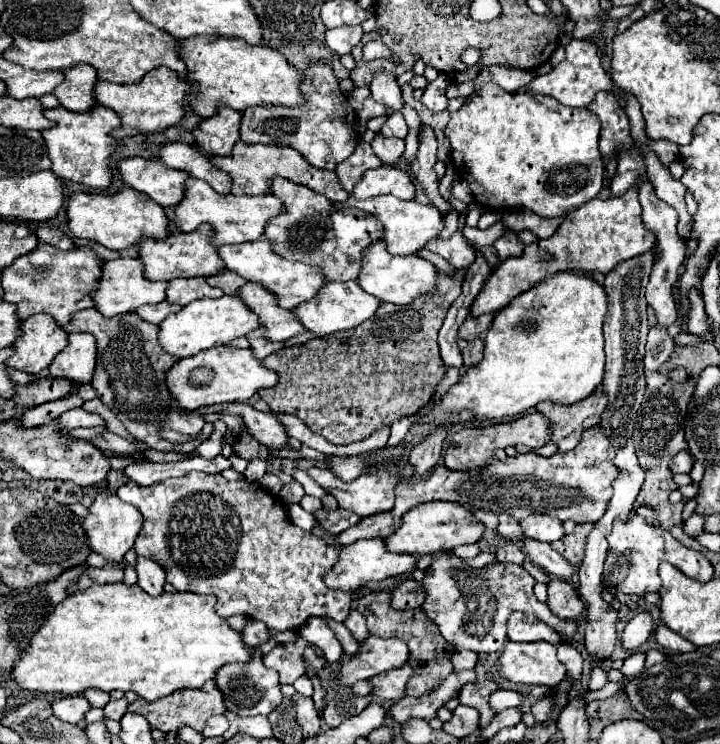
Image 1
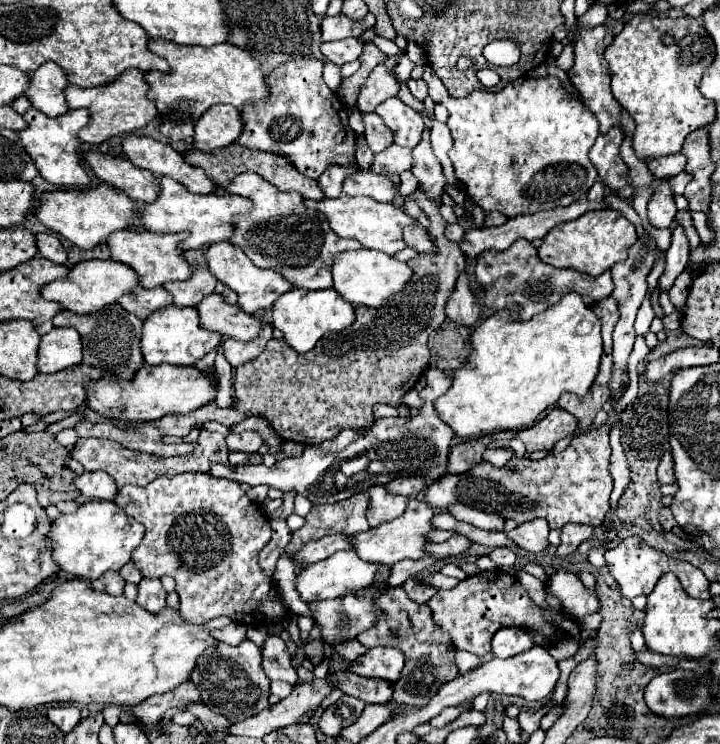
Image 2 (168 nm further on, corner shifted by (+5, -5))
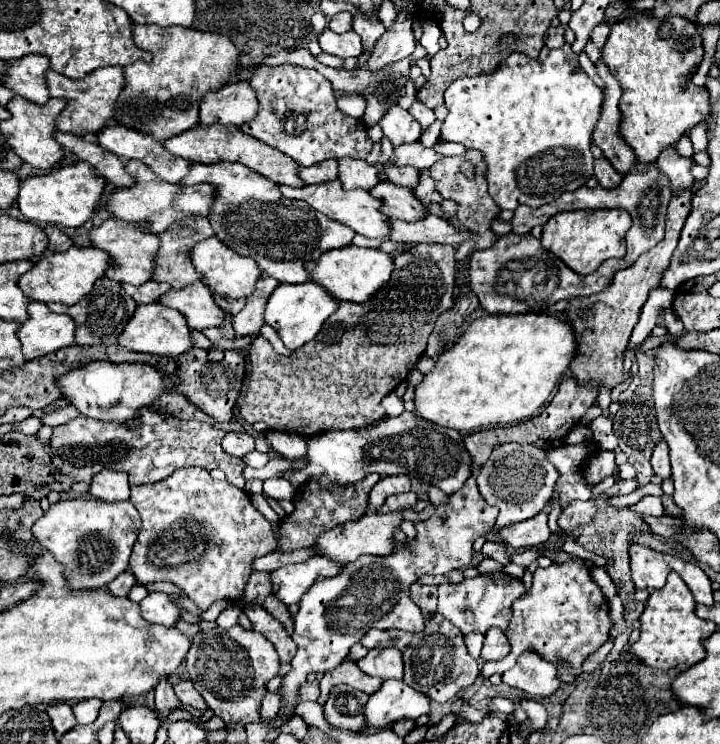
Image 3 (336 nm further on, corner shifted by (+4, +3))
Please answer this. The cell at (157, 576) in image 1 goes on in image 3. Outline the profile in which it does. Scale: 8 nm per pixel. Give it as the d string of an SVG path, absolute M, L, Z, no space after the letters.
M150 592L142 602L140 602L142 618L152 624L160 624L166 628L176 626L180 620L180 610L172 604L170 596L164 592Z

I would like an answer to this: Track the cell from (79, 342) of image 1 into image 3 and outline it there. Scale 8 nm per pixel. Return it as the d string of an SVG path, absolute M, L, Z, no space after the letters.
M44 302L28 304L28 320L20 324L18 338L26 360L46 356L54 350L74 344L74 320L66 314L48 310Z

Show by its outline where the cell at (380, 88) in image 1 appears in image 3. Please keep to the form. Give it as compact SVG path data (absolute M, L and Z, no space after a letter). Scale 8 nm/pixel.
M398 104L388 110L388 114L382 118L380 128L384 130L384 136L394 144L408 144L416 142L420 138L420 124L412 118L410 112L402 110Z

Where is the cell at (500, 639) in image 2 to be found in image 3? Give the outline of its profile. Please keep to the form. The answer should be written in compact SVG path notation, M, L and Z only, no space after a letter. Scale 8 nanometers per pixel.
M490 628L486 632L484 648L482 648L480 658L486 660L486 662L502 660L504 656L508 656L508 652L510 652L510 644L506 642L506 634L502 630L498 630L498 628Z

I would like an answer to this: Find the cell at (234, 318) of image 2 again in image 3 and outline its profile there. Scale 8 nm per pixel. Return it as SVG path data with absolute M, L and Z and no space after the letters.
M200 280L180 290L170 288L170 292L162 294L158 302L178 310L186 318L188 328L204 330L222 324L222 308L216 306L210 290L206 290L206 284Z

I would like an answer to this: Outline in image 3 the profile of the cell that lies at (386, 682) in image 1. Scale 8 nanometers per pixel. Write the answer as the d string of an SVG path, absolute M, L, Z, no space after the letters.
M342 662L342 666L330 670L330 672L324 672L322 680L320 680L320 698L318 698L318 704L324 704L326 698L328 698L328 692L332 690L332 686L336 684L348 684L356 690L362 690L366 694L374 694L380 686L382 686L382 680L380 678L370 678L368 674L362 674L362 670L358 670L356 662Z

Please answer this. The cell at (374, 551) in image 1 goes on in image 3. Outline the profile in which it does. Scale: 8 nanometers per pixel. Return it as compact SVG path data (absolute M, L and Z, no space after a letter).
M312 556L310 560L302 564L290 564L282 566L274 572L270 572L270 582L272 582L272 594L284 602L286 606L300 602L302 594L312 586L316 578L330 578L338 574L342 566L328 562L322 556Z

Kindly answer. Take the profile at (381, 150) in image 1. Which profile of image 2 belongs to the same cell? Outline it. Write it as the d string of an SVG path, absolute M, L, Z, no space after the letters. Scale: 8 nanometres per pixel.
M391 144L389 148L385 148L383 152L375 154L375 160L371 164L371 172L377 174L401 174L403 170L409 170L413 166L413 158L411 158L411 150L405 150L403 146Z

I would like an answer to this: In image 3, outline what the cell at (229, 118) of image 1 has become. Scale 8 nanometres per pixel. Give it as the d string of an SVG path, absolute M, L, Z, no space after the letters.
M248 82L226 84L216 92L206 94L200 104L200 124L232 124L242 126L258 112L256 92Z

